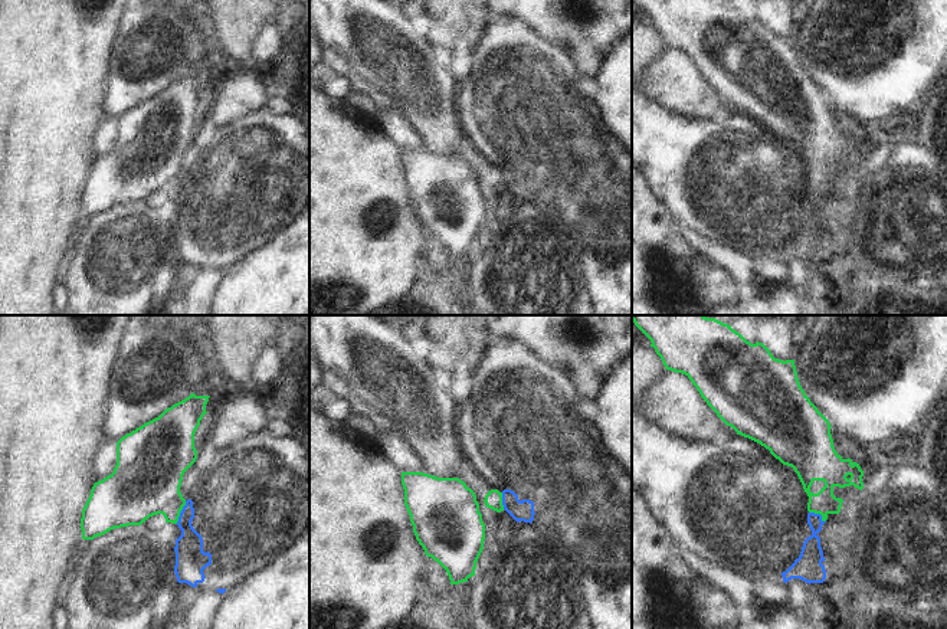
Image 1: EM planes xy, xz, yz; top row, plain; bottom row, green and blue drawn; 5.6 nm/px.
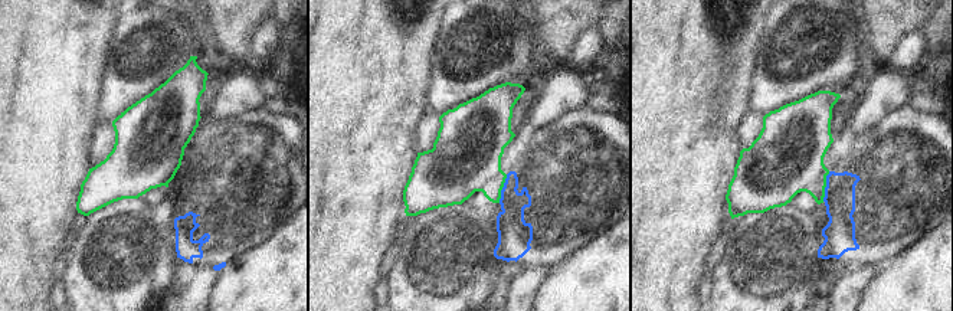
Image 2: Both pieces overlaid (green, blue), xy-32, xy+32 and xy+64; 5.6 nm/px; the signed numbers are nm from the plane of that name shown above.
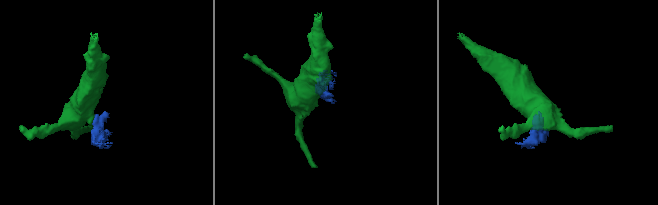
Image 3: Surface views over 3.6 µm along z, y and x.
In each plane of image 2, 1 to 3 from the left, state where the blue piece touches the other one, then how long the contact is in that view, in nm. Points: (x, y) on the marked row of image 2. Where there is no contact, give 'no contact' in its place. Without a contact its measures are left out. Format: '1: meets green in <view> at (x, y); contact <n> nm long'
1: no contact
2: meets green in xy+32 at (501, 189); contact 170 nm long
3: meets green in xy+64 at (825, 186); contact 170 nm long

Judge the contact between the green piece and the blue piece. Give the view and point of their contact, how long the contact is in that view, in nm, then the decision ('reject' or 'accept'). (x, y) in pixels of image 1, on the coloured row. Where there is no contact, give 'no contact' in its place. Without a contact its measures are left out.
xy (180, 511) | 140 nm | reject

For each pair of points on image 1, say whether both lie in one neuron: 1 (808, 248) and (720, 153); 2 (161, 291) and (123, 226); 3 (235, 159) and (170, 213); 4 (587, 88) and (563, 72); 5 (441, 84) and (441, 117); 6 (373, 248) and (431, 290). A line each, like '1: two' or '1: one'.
1: one
2: one
3: two
4: two
5: one
6: two

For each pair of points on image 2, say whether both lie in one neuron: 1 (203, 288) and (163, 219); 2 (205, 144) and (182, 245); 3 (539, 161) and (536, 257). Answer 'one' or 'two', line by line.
1: two
2: one
3: one

